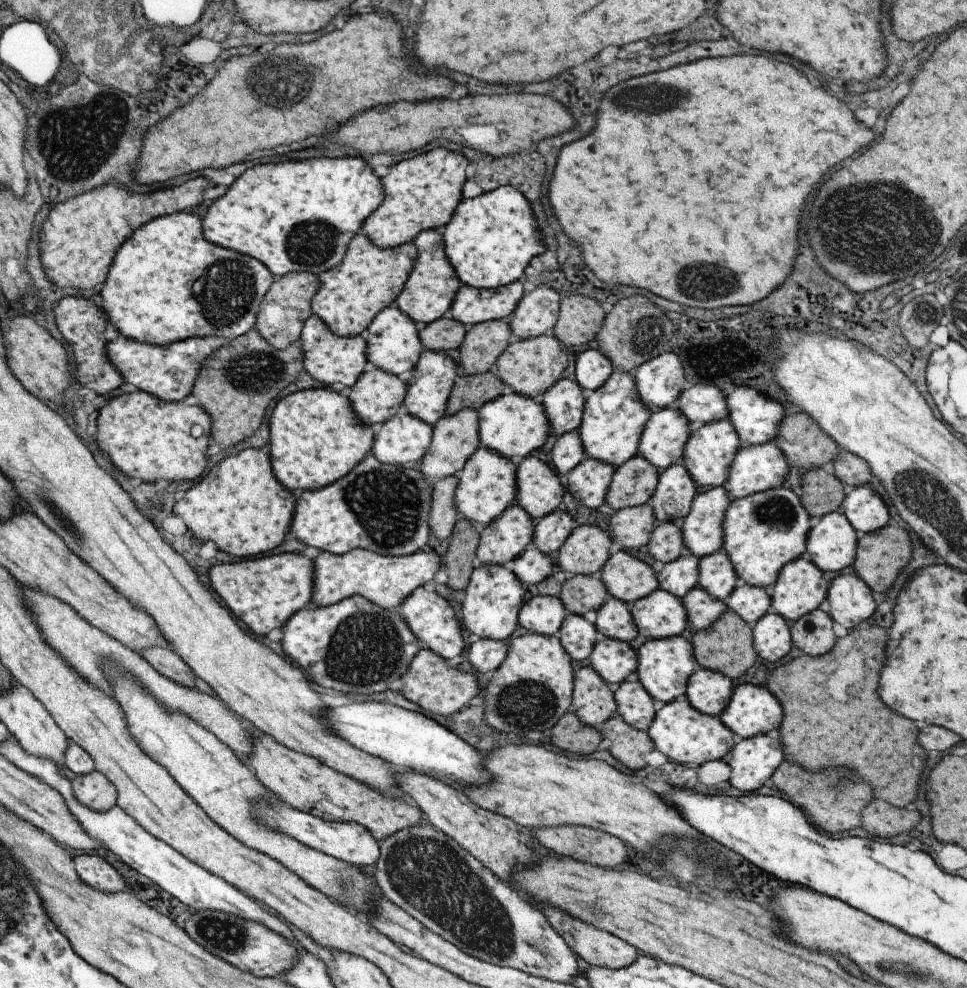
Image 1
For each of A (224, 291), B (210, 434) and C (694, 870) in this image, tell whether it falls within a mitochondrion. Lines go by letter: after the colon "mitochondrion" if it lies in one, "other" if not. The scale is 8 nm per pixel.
A: mitochondrion
B: other
C: mitochondrion

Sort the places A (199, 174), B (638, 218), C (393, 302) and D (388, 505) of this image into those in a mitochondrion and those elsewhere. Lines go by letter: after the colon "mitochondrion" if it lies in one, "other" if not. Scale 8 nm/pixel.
A: other
B: other
C: other
D: mitochondrion

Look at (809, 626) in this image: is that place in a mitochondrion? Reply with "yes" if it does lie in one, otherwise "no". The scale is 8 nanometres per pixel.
no

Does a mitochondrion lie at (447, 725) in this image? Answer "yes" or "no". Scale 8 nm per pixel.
no

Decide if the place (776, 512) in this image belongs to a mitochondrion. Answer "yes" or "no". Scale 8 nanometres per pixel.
yes

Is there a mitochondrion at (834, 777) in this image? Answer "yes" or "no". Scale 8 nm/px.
yes

